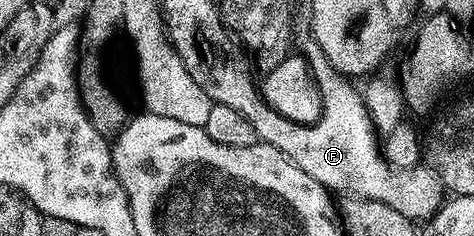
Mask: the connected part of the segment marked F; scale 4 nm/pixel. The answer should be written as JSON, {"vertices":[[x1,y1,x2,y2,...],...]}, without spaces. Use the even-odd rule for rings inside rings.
{"vertices":[[313,35,308,38,308,55,303,58,309,69,312,70,313,78,320,89,323,106,321,116,315,123,308,125,308,136,304,136,308,140,274,140,273,147,278,152,285,154,294,164,298,164,298,168,302,168,302,172,306,172,306,176,318,180,318,184,322,184,329,191,341,190,341,195,344,196,378,200,398,212,402,212,402,216,413,220,433,218,446,201,446,191,444,185,440,183,436,171,424,164,414,166,411,170,399,172,389,166,382,153,377,130,372,126,371,118,367,114,367,106,361,91,359,89,352,90,351,84,348,83,351,81,345,75,338,73,330,64,330,60,326,60,322,48,318,48,318,40,314,40]]}

